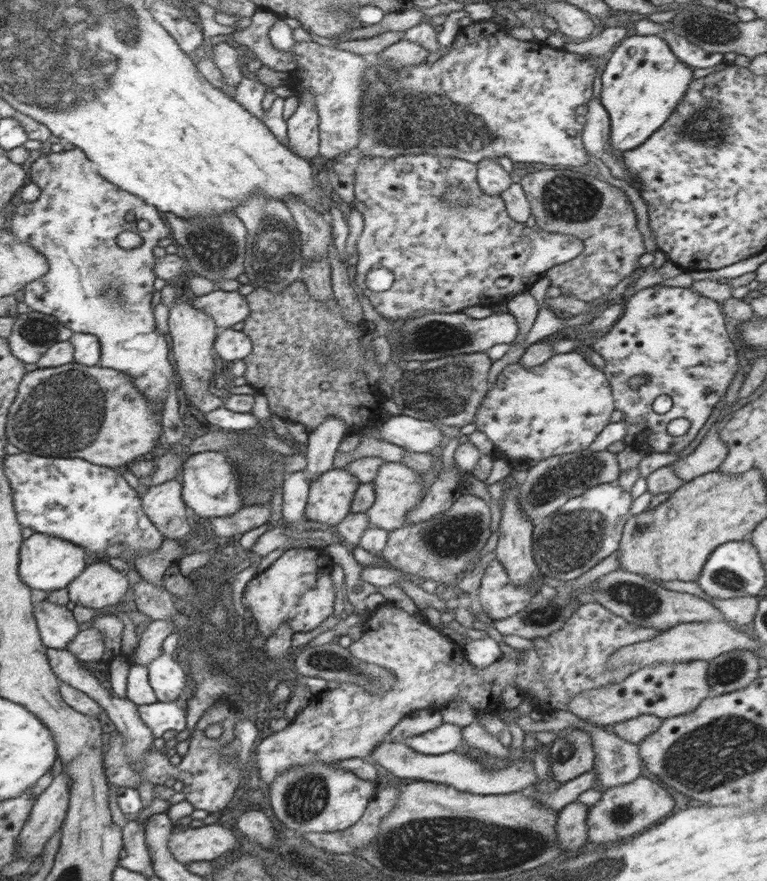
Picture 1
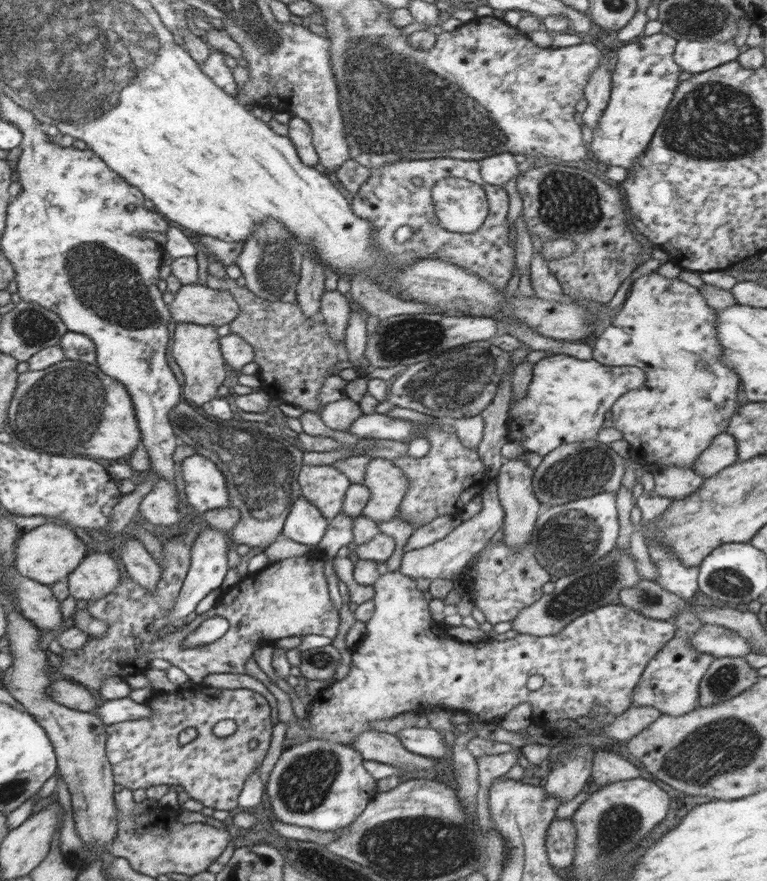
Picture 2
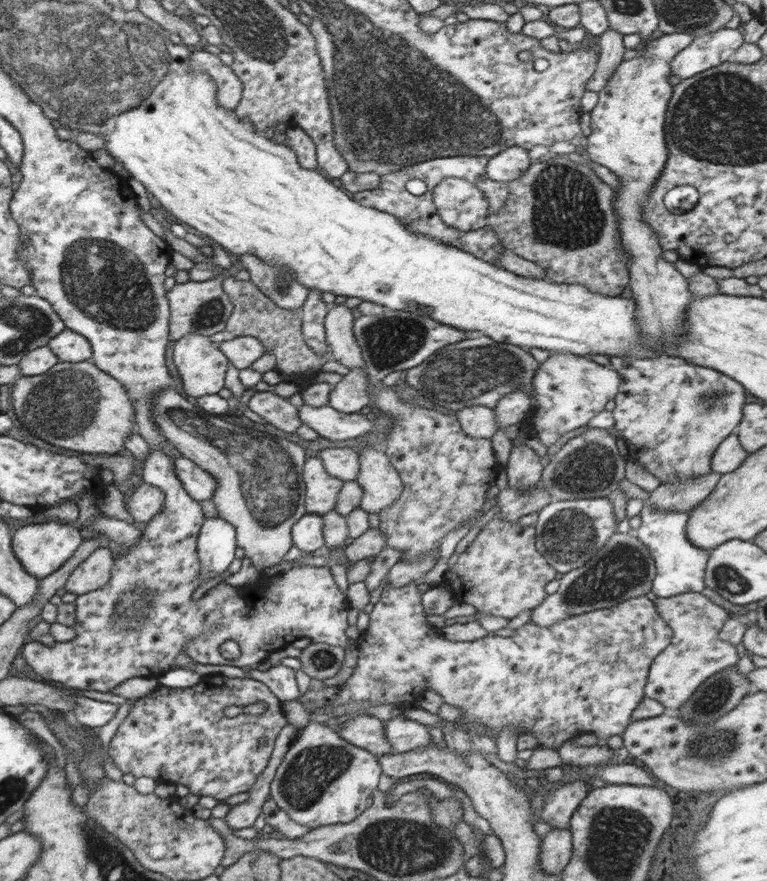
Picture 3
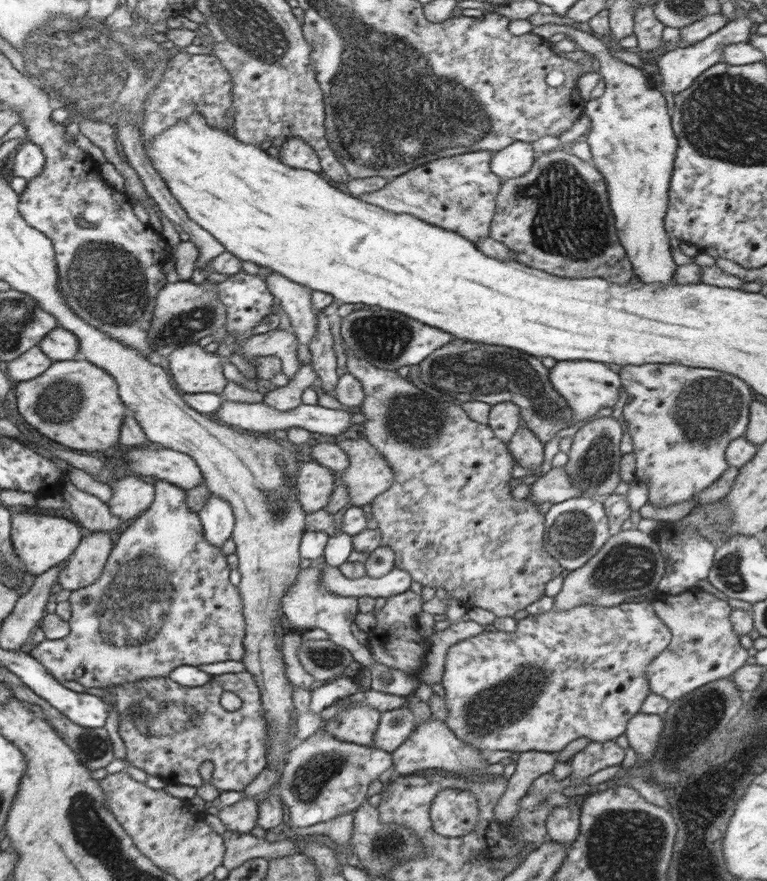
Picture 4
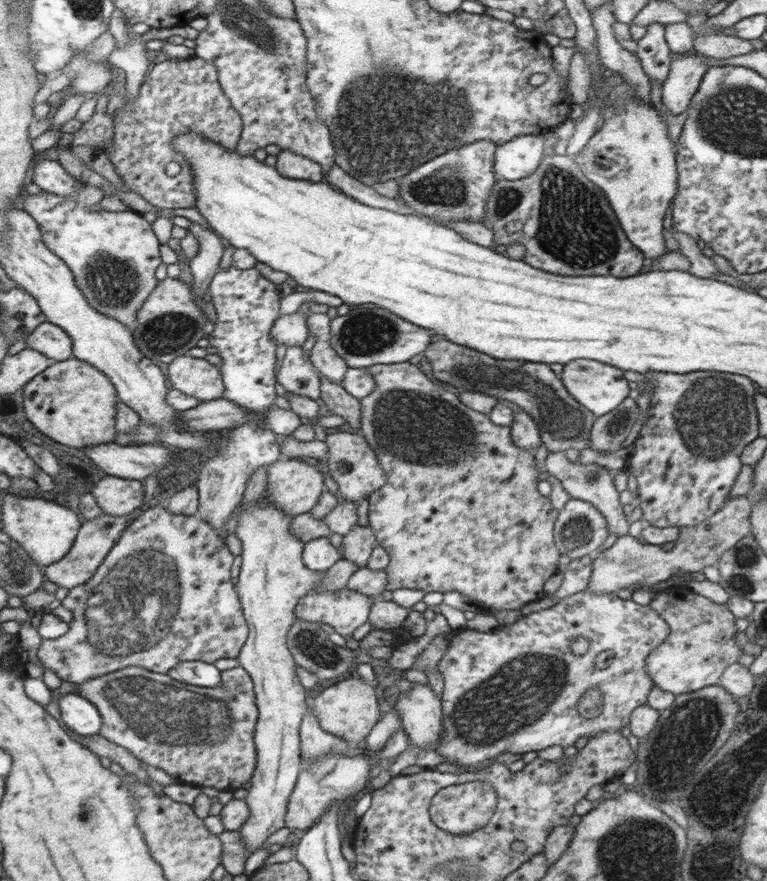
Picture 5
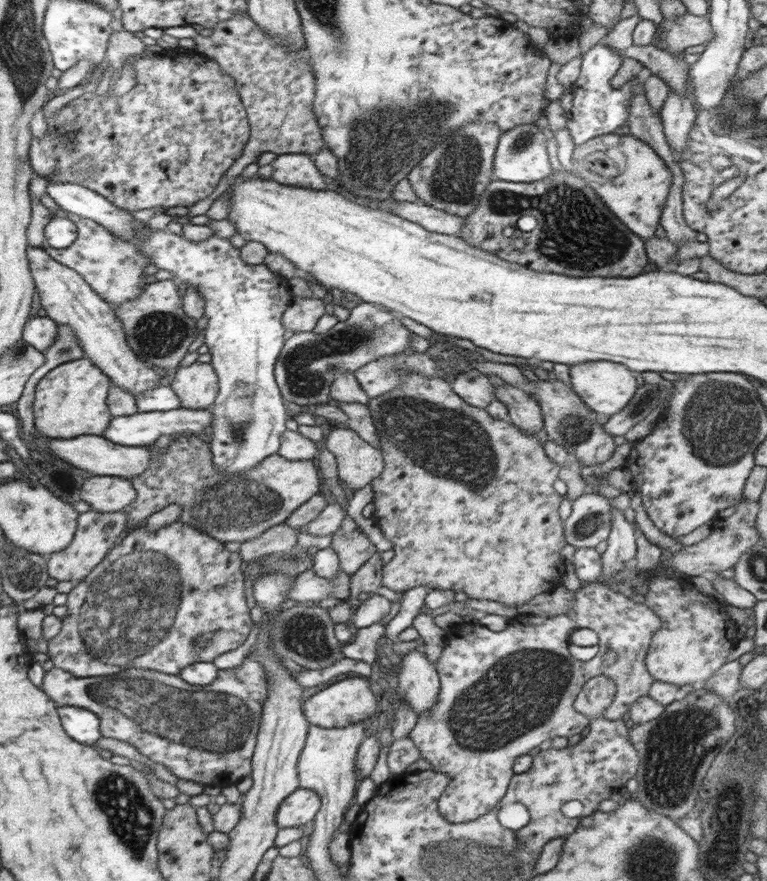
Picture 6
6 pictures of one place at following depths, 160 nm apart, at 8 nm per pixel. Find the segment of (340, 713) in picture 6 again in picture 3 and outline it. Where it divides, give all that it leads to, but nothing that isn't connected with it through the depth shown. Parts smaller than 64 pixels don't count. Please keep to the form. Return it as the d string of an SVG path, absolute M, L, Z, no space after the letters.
M358 715L346 722L340 732L346 742L362 747L378 757L393 752L390 741L385 737L385 722L370 715Z

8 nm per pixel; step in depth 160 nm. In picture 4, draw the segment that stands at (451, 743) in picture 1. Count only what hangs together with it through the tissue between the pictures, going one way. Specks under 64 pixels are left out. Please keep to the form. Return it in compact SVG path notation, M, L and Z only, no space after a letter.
M408 707L381 713L372 746L391 753L396 750L419 725L419 717Z

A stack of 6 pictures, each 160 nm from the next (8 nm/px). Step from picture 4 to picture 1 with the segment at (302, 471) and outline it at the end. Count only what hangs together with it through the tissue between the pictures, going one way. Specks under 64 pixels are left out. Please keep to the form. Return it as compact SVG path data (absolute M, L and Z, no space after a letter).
M330 469L324 474L313 478L308 474L309 497L305 508L306 519L322 523L324 527L332 527L342 522L350 513L351 504L354 500L356 489L360 482L353 474L344 469Z

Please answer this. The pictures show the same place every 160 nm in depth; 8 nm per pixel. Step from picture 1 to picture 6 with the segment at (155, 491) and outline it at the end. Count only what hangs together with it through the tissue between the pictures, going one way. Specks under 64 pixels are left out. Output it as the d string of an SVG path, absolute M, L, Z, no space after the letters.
M92 476L80 488L80 498L93 510L115 513L133 504L137 489L130 479Z

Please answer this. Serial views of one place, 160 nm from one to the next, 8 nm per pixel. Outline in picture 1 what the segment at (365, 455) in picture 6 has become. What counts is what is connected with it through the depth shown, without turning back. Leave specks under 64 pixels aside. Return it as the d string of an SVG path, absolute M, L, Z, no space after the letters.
M386 462L380 466L372 484L375 486L374 504L365 512L372 527L388 532L404 527L406 515L423 500L423 476L398 462Z

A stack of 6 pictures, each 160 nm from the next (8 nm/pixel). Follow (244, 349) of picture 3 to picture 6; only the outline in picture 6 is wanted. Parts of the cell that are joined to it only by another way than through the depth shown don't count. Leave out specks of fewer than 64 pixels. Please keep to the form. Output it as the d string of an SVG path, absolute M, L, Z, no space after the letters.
M293 295L281 318L283 327L292 332L310 332L318 319L329 312L329 301L311 297Z

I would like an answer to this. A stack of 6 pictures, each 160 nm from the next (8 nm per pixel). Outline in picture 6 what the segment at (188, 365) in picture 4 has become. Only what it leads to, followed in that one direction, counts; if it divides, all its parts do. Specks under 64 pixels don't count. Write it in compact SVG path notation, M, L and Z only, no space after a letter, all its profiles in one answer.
M195 361L173 370L170 387L180 400L180 408L208 410L218 394L218 378L210 363Z

